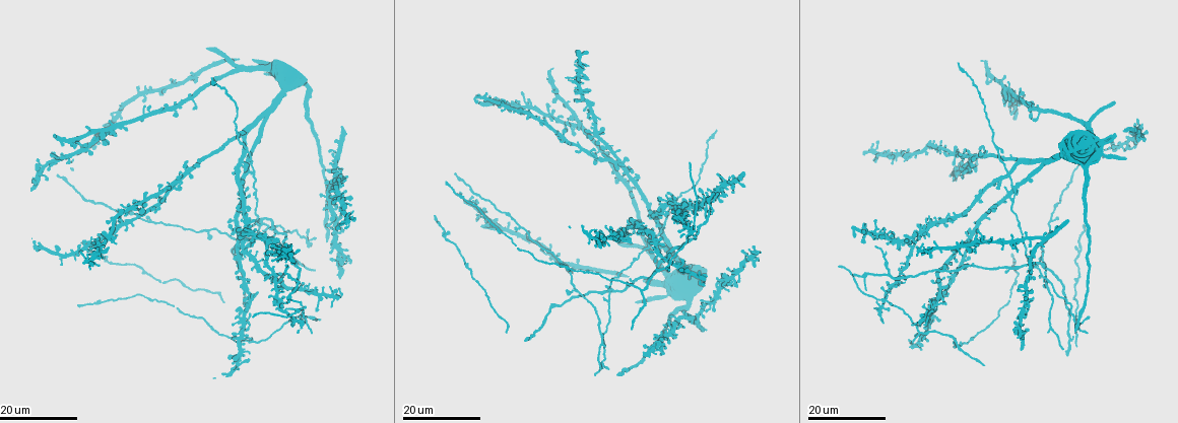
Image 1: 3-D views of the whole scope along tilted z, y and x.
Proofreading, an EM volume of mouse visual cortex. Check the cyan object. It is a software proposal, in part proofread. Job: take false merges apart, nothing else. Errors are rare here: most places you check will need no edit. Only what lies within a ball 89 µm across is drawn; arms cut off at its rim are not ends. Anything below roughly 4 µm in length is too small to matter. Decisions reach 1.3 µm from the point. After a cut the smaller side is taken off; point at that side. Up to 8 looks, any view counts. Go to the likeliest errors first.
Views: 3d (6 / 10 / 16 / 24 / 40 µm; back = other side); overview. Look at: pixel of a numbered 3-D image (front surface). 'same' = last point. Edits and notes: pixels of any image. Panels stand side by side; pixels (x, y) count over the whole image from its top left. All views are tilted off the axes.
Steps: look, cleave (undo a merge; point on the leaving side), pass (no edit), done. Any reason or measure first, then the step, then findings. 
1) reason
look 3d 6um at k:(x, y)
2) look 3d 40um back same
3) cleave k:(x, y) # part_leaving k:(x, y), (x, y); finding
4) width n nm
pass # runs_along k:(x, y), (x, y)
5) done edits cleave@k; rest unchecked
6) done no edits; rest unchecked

three arms meet
look 3d 16um at 1:(263, 224)

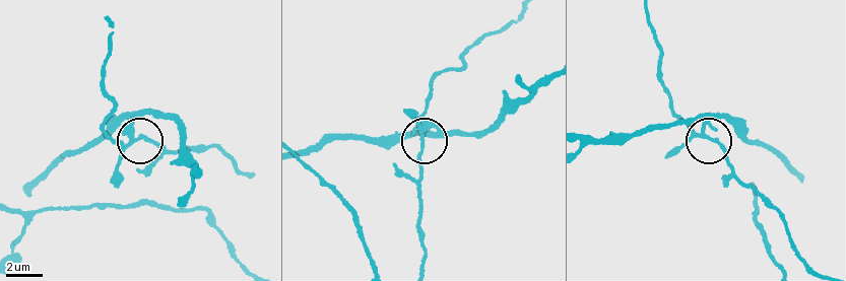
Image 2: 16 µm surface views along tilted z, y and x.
look 3d 10um at 2:(421, 128)

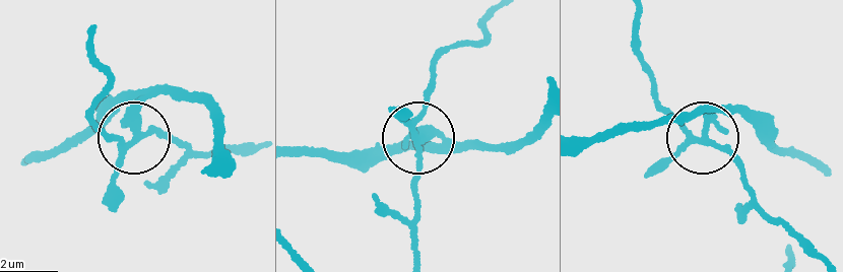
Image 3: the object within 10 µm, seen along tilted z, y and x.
side_arm 27 um; arms 3
cleave 3:(135, 94) # two neurons meet here

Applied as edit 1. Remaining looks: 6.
thin arm on a thick one
look 3d 24um at 1:(1009, 175)

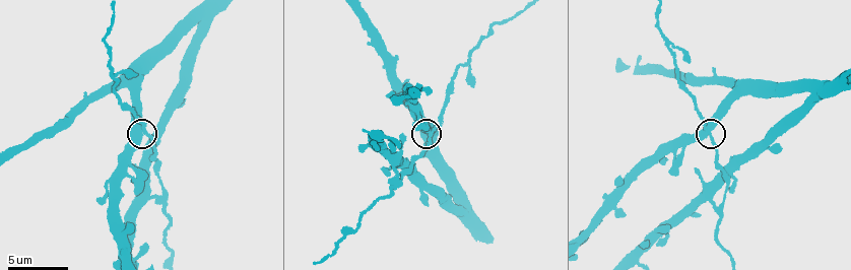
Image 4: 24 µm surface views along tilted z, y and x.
look 3d 6um at 4:(139, 129)

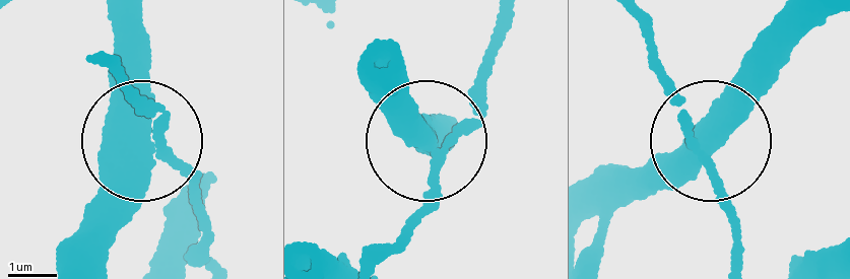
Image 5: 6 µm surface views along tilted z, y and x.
arms 4
pass # runs_along 5:(105, 260), (149, 130), (120, 69); all the same neuron

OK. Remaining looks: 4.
a fork
look 3d 16um at 1:(956, 340)

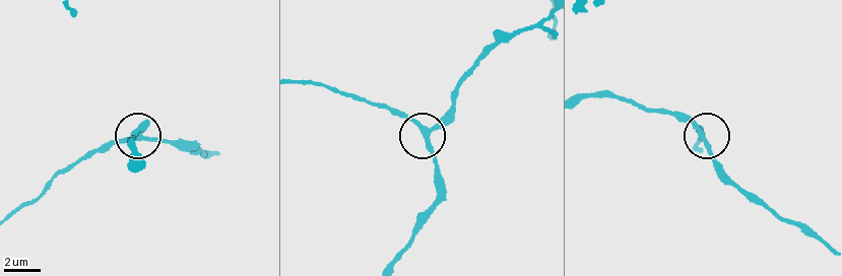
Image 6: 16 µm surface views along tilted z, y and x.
look 3d 6um at 6:(426, 132)

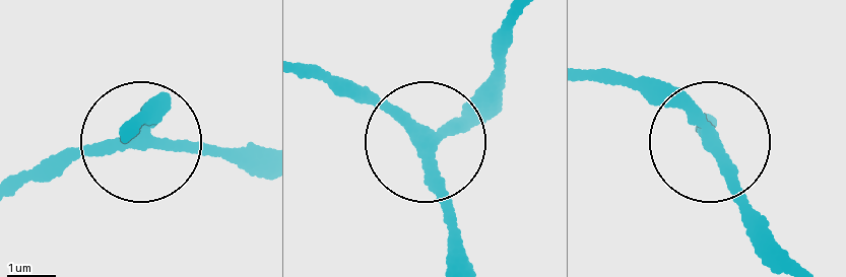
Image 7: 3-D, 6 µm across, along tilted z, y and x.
look 3d 6um back at 7:(419, 137)

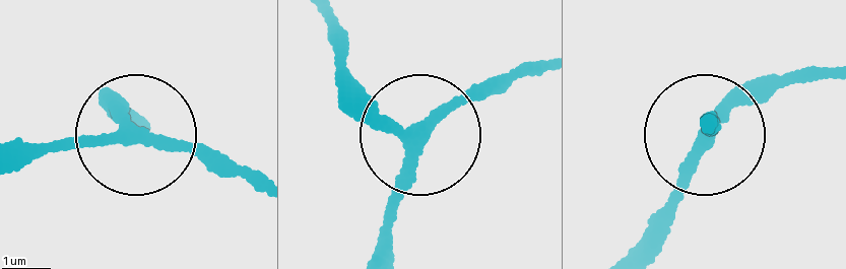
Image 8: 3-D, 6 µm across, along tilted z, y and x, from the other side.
width 230 nm
pass # continuous, no second neuron

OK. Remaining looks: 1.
look 3d 16um at 4:(396, 168)

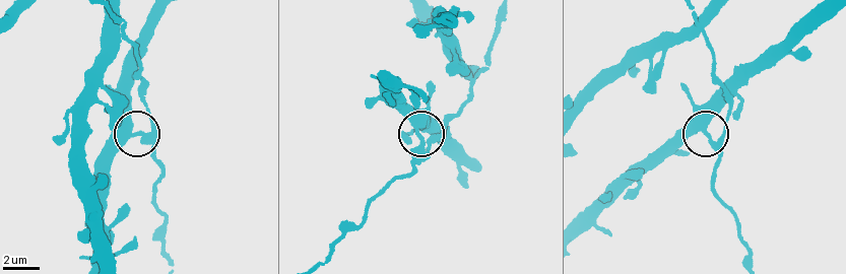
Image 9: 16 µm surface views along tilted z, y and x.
pass # one neuron here

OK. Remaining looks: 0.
done edits cleave@3; rest unchecked

